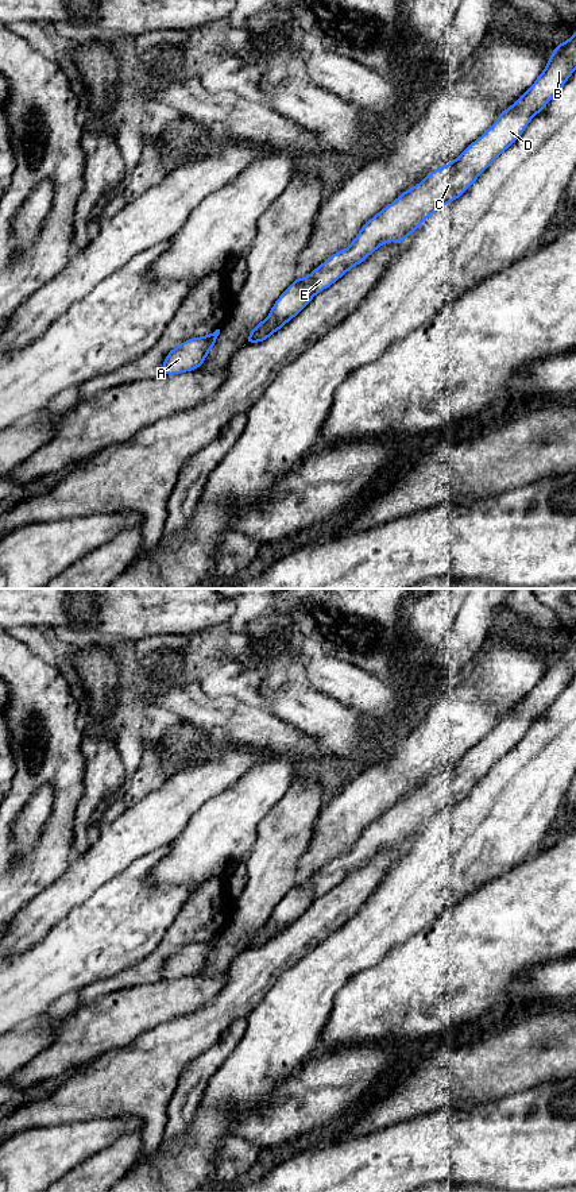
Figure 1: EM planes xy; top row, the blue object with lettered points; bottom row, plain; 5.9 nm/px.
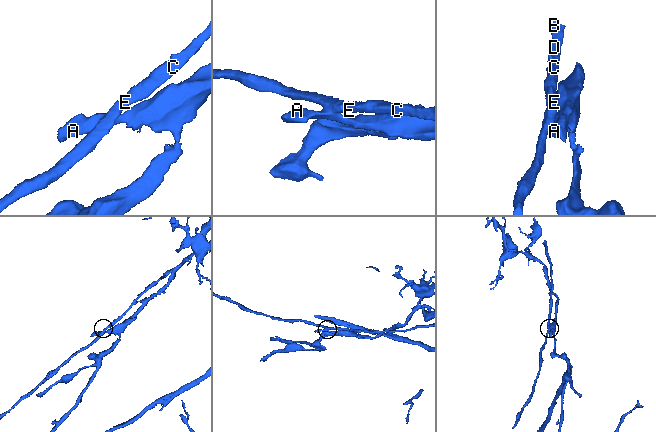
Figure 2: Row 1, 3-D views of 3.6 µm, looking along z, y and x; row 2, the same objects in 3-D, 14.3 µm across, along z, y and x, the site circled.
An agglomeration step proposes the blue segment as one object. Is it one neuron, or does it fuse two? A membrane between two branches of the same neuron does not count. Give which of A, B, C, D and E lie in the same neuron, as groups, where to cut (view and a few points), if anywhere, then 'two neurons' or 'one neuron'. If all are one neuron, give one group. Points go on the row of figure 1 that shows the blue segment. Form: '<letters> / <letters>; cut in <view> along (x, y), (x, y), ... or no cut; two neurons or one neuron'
A / B C D E; cut in xy along (266, 319), (283, 324); two neurons

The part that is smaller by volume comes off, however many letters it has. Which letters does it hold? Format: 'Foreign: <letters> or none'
Foreign: B, C, D, E

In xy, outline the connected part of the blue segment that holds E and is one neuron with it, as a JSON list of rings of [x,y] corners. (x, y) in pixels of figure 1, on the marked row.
[[[573,31],[571,39],[561,42],[552,51],[550,59],[537,81],[510,108],[500,113],[487,132],[471,143],[453,162],[428,174],[422,182],[402,193],[395,201],[368,220],[349,247],[329,256],[308,277],[295,279],[275,301],[267,321],[286,324],[298,315],[318,292],[330,286],[383,243],[405,242],[433,212],[460,197],[475,180],[521,136],[533,116],[545,108],[575,69],[576,31]]]

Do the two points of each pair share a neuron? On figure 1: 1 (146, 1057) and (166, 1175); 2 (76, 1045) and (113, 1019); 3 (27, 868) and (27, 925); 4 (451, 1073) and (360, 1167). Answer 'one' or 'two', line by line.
1: two
2: one
3: two
4: two

